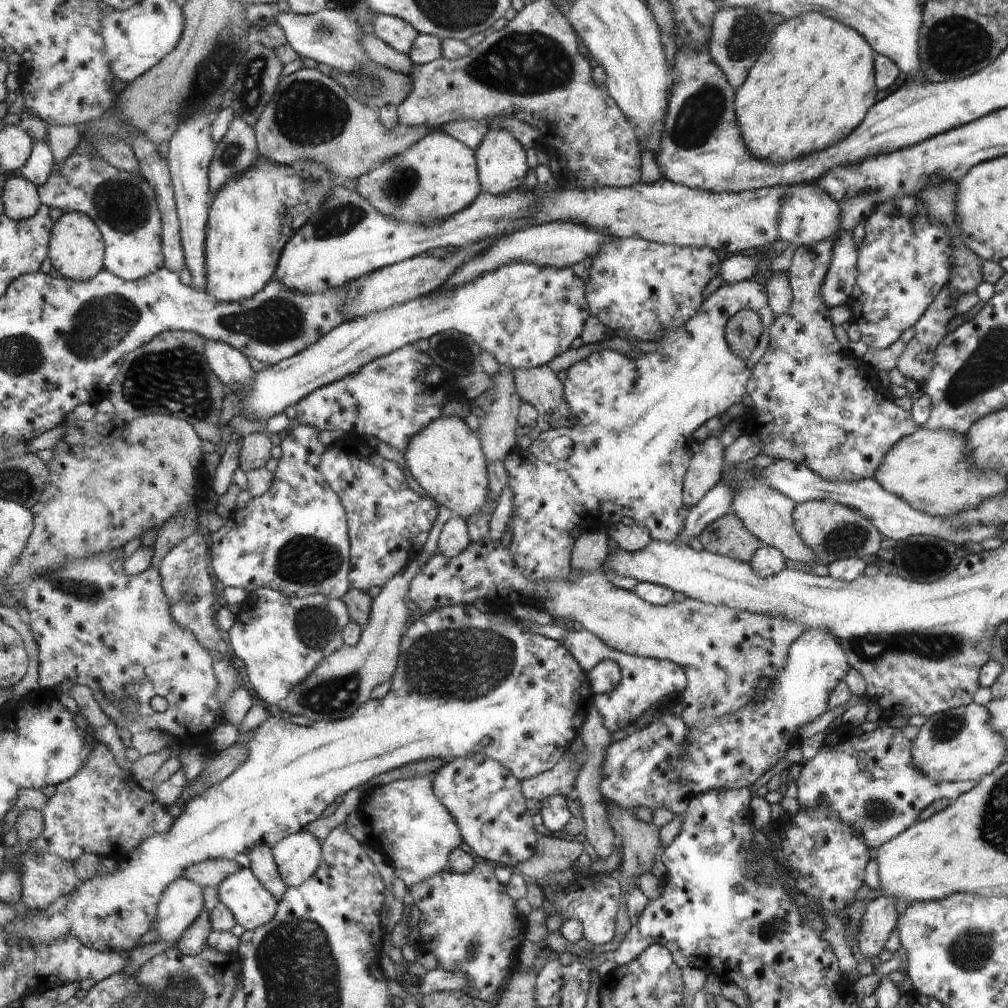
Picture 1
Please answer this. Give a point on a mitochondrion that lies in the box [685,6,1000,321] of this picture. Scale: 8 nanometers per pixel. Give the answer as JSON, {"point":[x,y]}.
{"point":[956,43]}

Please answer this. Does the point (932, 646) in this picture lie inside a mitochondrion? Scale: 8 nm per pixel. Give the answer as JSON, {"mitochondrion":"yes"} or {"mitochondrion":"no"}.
{"mitochondrion":"yes"}

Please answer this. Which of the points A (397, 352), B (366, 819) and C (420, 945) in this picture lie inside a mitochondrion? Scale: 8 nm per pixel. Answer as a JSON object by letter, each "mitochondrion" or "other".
{"A":"other","B":"other","C":"other"}

